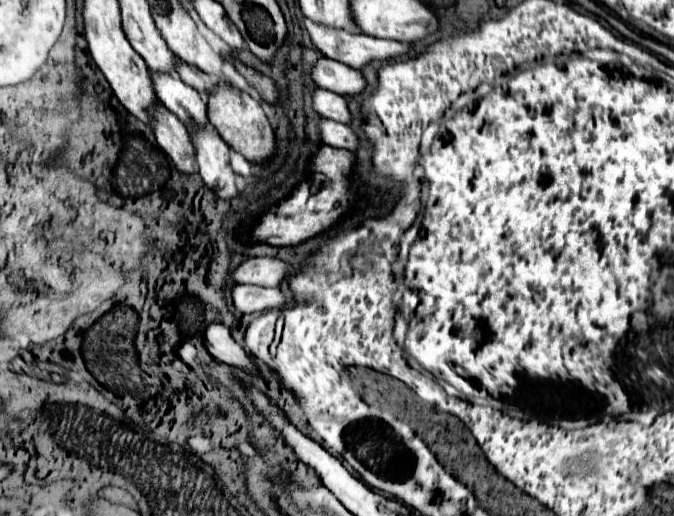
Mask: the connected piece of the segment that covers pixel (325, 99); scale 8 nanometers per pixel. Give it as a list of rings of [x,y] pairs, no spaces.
[[[317,89],[313,93],[313,107],[319,115],[339,121],[339,123],[351,123],[351,113],[349,113],[349,105],[345,101],[345,97],[325,91],[325,89]]]

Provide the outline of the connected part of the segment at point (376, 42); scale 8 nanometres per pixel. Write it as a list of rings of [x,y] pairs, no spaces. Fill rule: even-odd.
[[[303,19],[303,25],[307,33],[311,35],[315,47],[335,61],[343,61],[345,65],[351,65],[355,69],[361,69],[373,61],[387,61],[395,59],[399,55],[407,55],[411,51],[411,45],[389,41],[389,39],[377,39],[363,33],[349,33],[349,31],[335,31],[327,27],[319,27],[311,23],[309,19]]]

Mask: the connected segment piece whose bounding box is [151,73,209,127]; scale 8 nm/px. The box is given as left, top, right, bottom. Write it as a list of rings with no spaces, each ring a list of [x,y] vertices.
[[[151,73],[159,101],[185,125],[209,125],[207,103],[193,87],[187,87],[179,77]]]

